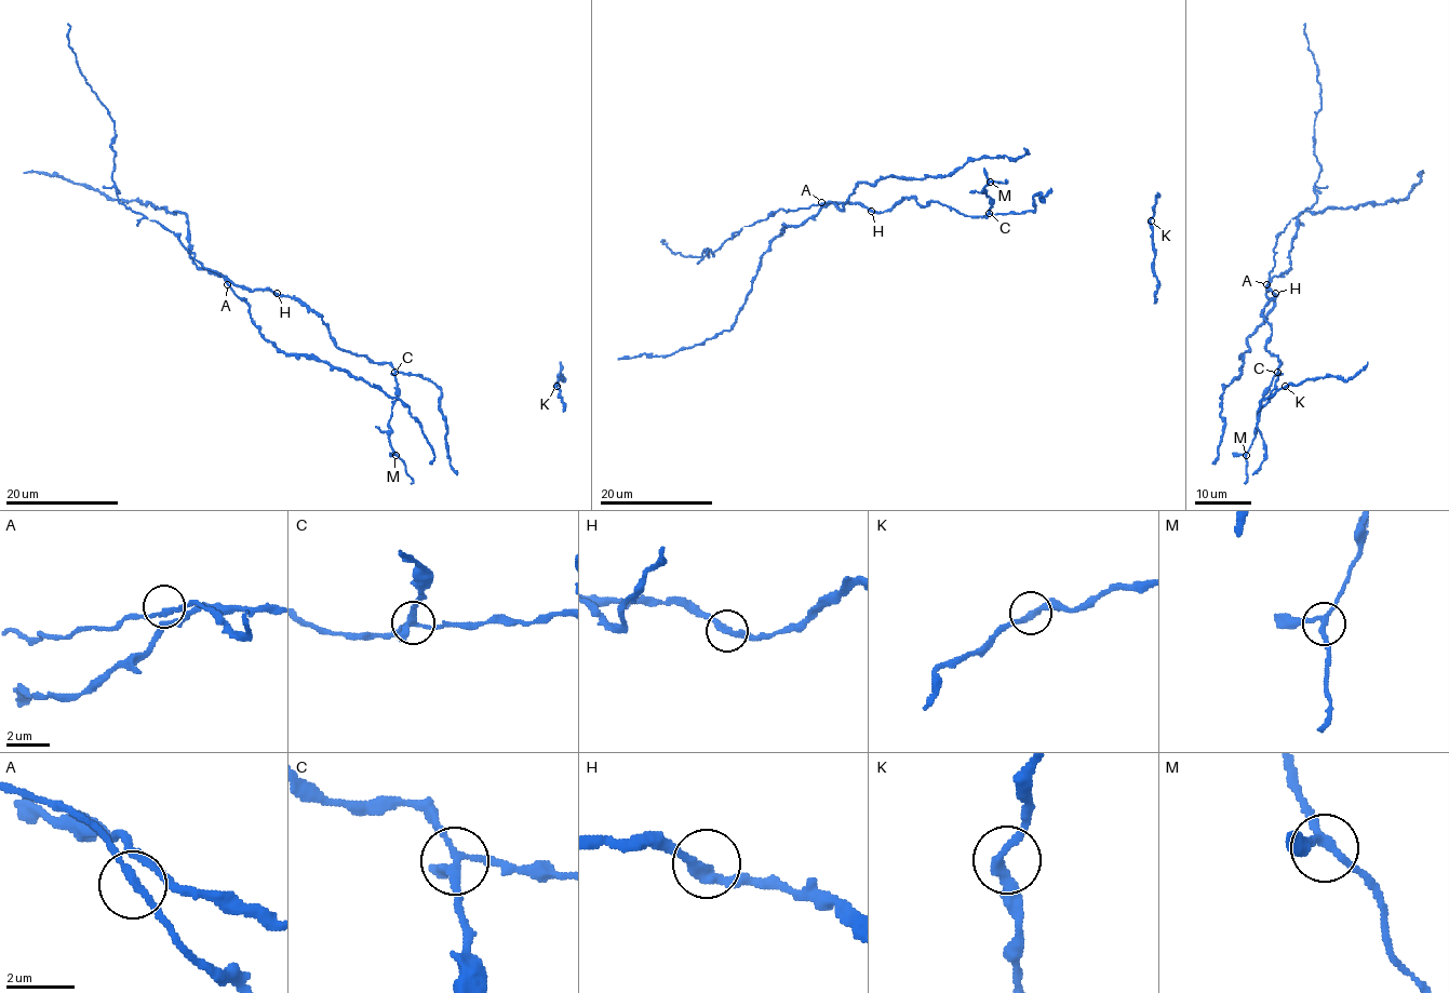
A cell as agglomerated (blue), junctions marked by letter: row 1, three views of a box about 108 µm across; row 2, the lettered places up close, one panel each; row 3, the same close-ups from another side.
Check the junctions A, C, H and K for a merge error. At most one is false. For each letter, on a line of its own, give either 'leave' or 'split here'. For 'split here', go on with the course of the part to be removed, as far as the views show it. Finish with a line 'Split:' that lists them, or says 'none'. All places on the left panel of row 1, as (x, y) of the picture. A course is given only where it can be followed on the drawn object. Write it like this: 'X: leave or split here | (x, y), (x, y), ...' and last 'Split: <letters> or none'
A: leave
C: split here | (396, 372), (397, 398), (391, 410), (389, 444), (402, 460), (411, 483)
H: leave
K: leave
Split: C

